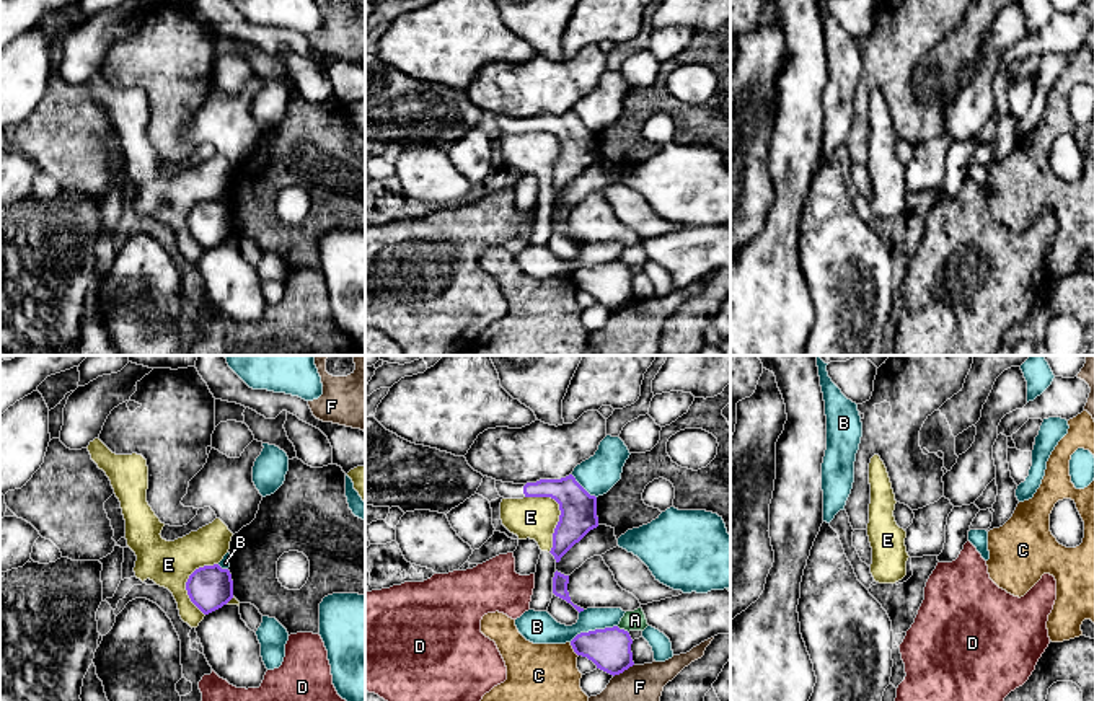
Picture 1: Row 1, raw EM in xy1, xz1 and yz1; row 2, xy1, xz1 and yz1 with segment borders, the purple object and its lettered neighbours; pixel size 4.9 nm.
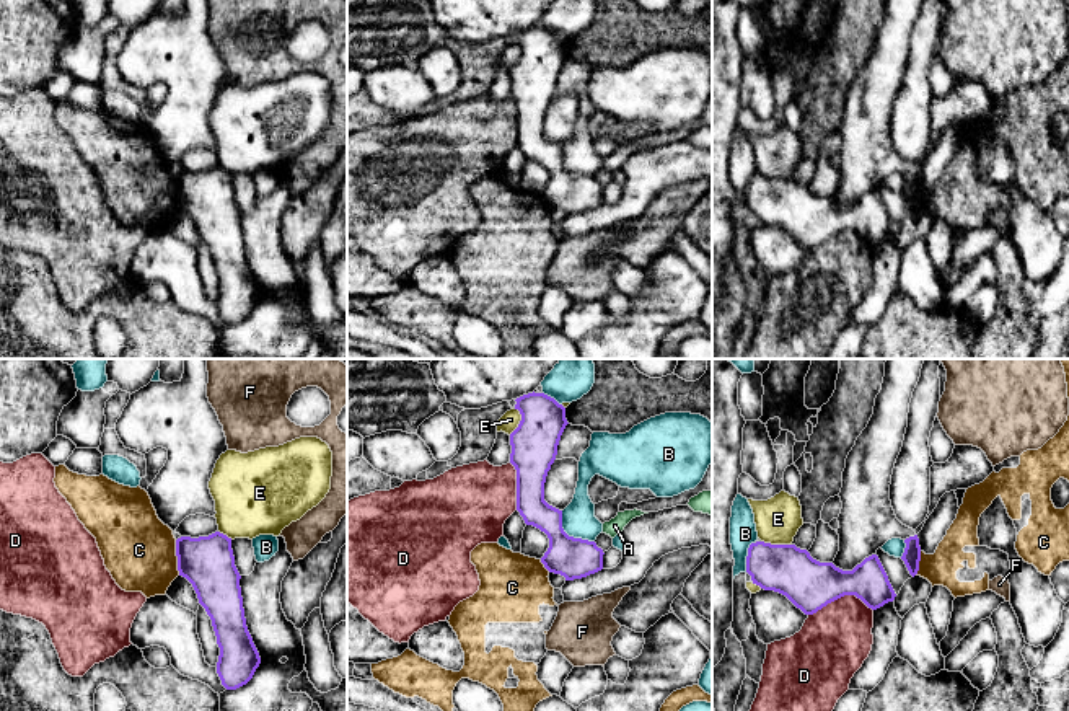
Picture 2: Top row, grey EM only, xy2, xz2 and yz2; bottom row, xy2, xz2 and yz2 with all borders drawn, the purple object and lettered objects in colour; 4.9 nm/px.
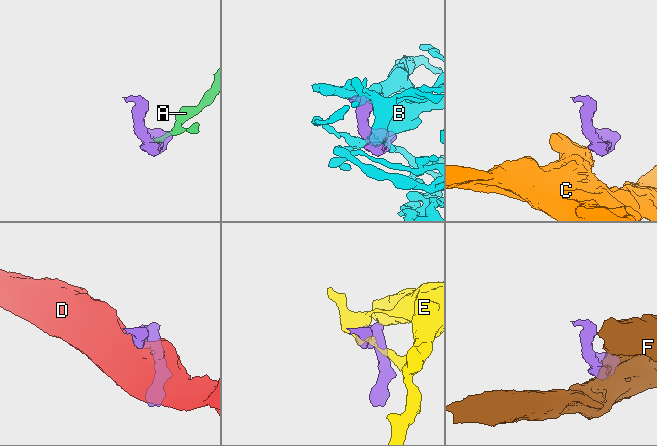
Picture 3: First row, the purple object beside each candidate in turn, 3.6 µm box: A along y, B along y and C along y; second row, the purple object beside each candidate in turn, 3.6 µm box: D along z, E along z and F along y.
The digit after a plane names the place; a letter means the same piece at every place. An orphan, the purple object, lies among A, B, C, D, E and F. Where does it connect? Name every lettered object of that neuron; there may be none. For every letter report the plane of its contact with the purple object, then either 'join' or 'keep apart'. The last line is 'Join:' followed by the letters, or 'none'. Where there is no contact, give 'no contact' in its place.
A: meets purple in xz1; keep apart
B: meets purple in xz2; keep apart
C: meets purple in xy2; keep apart
D: meets purple in yz2; keep apart
E: meets purple in xz1; keep apart
F: meets purple in xz1; keep apart
Join: none

